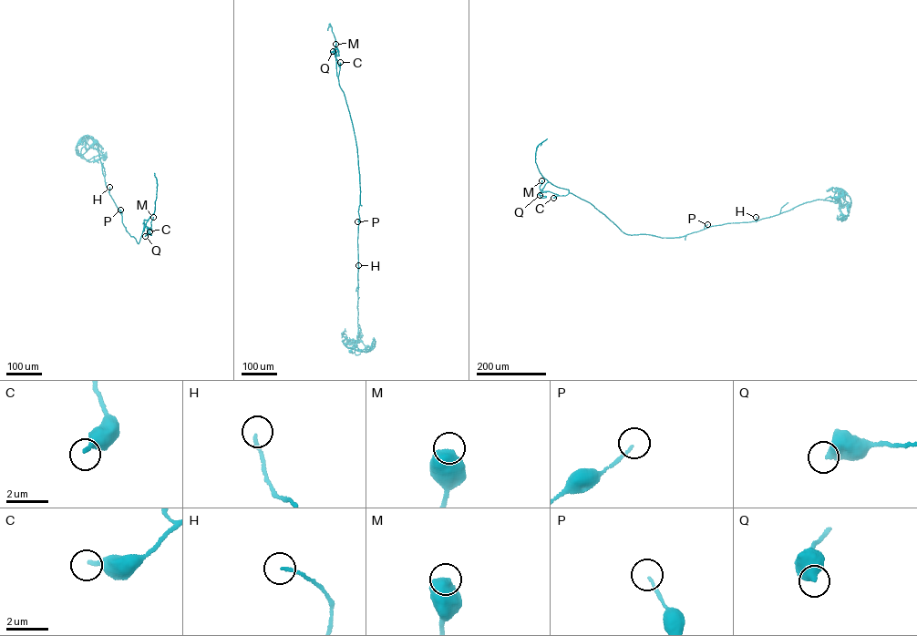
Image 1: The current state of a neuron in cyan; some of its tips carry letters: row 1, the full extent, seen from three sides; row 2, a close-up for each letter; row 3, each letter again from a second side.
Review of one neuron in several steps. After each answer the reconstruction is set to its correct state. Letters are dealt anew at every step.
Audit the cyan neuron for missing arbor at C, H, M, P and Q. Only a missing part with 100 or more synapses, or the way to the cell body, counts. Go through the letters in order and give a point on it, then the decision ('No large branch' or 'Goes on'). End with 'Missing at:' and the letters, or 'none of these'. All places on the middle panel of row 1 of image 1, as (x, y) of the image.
C: Place: (340, 62). No large branch
H: Place: (358, 265). No large branch
M: Place: (335, 44). No large branch
P: Place: (357, 221). No large branch
Q: Place: (333, 51). No large branch
Missing at: none of these

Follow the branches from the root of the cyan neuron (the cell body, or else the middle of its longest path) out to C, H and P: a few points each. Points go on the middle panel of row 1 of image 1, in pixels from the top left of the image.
C: (350, 351), (355, 351), (358, 332), (360, 187), (353, 127), (337, 76), (340, 62)
H: (350, 351), (355, 351), (358, 332), (358, 265)
P: (350, 351), (355, 351), (358, 332), (359, 219), (357, 221)

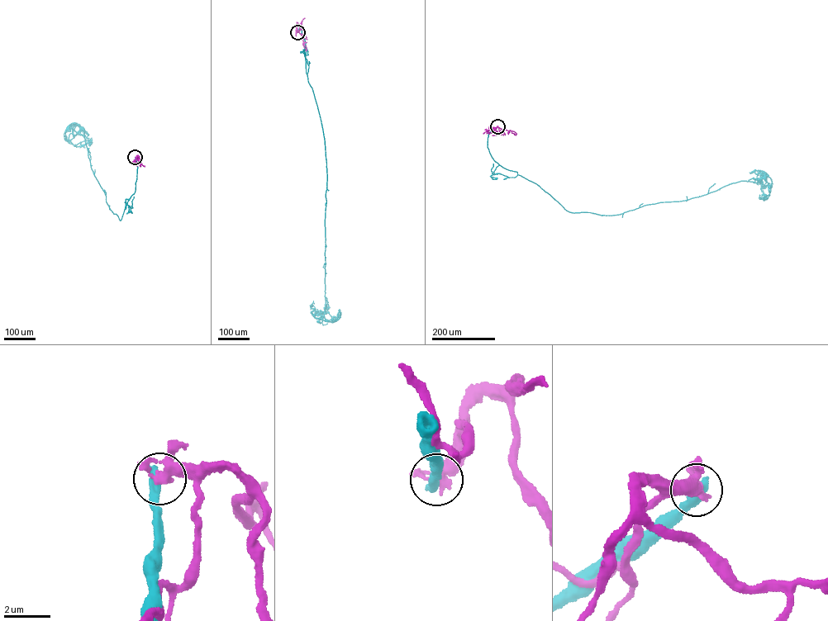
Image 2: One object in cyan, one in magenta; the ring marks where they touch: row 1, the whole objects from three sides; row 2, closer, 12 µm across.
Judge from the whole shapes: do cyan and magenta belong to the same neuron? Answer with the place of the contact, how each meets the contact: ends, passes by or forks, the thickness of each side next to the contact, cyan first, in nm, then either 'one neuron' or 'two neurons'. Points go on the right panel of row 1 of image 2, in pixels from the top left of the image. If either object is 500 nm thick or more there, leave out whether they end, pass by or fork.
at (497, 126); 500 nm thick on the cyan side, 280 nm on the other; two neurons

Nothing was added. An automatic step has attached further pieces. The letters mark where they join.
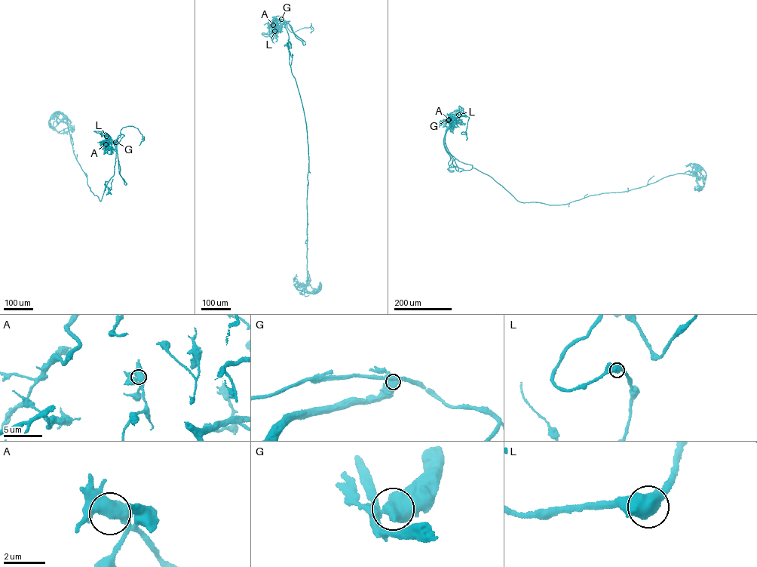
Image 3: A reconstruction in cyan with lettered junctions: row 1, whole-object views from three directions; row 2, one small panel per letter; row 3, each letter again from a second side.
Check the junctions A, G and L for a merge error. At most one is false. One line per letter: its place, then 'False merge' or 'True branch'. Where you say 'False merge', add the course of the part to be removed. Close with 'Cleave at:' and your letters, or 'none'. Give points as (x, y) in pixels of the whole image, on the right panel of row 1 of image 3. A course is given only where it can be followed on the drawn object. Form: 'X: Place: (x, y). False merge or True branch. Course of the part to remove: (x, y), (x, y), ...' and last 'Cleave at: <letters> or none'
A: Place: (448, 119). True branch
G: Place: (448, 120). False merge. Course of the part to remove: (448, 120), (465, 124)
L: Place: (458, 115). True branch
Cleave at: G

